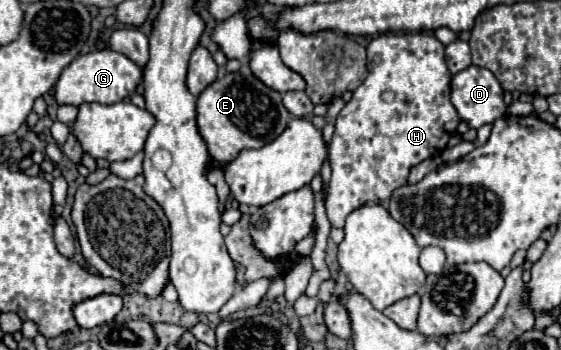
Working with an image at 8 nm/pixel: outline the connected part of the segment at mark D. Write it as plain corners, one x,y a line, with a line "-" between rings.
468,66
452,76
450,102
470,128
492,124
506,114
504,90
488,68

